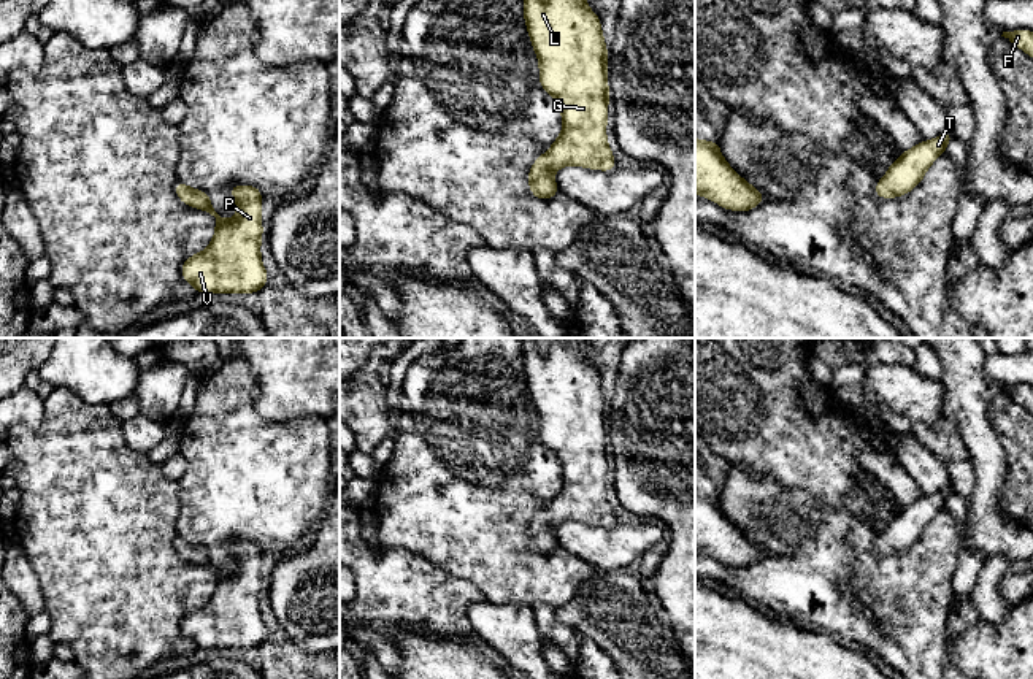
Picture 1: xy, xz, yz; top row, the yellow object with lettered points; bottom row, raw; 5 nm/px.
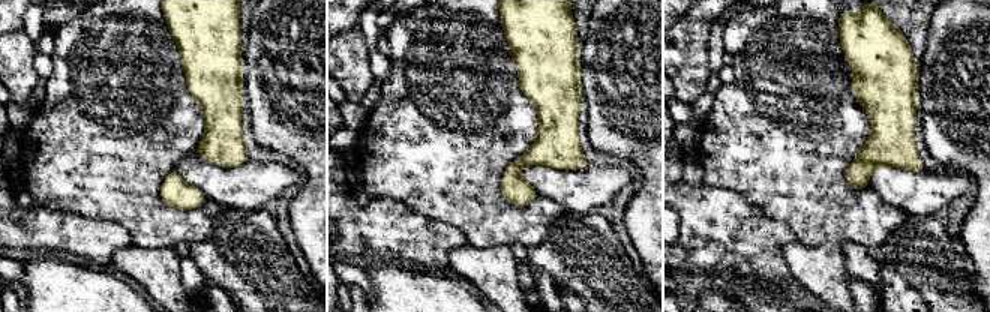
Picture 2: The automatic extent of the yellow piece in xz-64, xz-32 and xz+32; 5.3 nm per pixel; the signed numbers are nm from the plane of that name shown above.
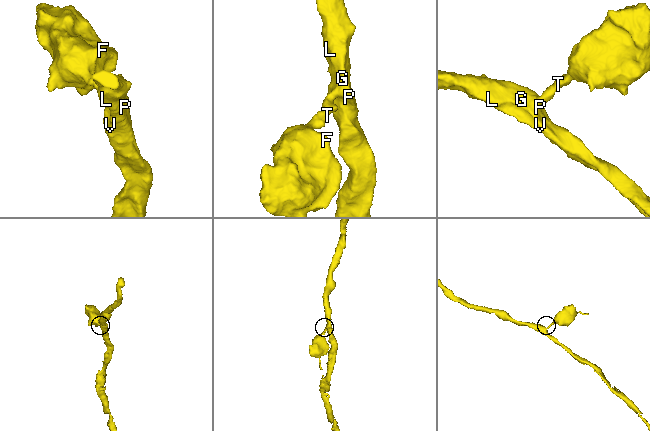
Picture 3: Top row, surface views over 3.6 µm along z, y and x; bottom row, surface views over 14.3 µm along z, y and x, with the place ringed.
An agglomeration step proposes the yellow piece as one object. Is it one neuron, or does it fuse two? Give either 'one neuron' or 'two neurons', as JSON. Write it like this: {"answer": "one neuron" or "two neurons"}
{"answer": "one neuron"}

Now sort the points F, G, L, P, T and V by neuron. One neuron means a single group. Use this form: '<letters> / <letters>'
F G L P T V

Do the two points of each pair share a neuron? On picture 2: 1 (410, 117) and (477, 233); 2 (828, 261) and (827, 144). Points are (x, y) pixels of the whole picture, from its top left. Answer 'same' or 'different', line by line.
1: same
2: different

